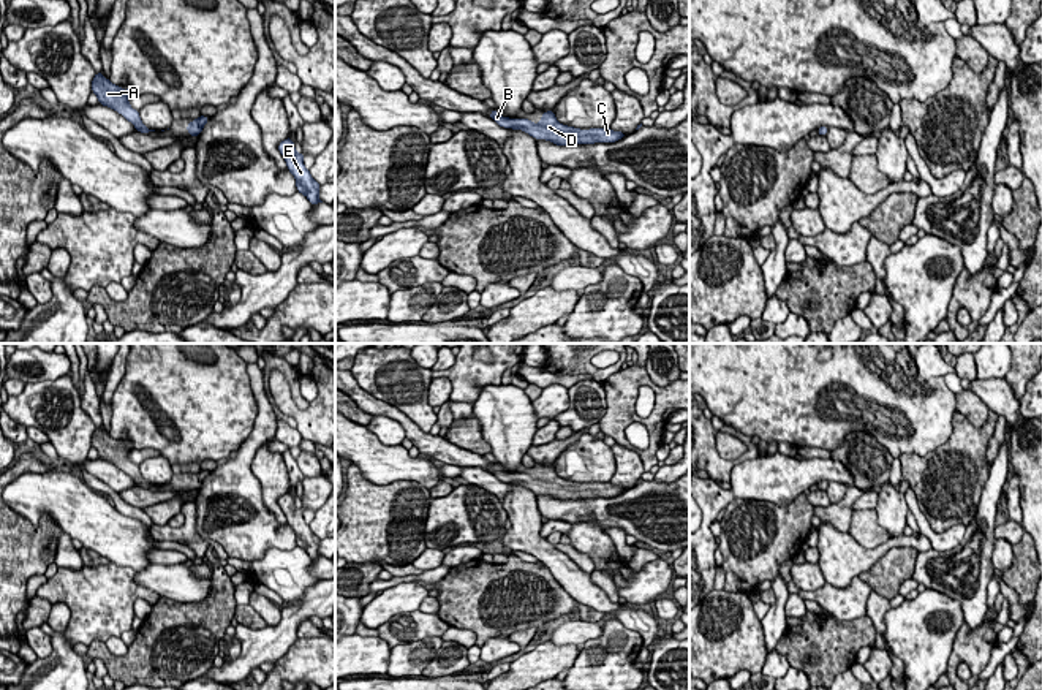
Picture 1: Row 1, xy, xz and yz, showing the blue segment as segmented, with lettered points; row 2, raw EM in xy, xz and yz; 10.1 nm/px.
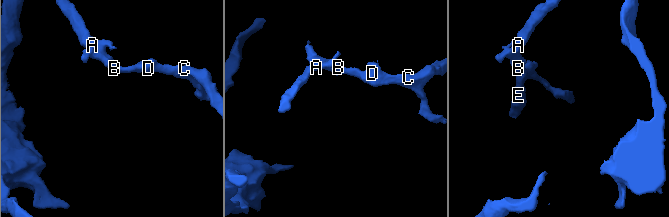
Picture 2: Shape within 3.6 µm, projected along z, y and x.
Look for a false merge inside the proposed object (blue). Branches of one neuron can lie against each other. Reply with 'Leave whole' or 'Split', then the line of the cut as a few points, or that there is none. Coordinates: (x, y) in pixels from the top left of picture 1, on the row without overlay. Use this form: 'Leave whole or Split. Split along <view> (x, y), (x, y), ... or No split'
Leave whole. No split

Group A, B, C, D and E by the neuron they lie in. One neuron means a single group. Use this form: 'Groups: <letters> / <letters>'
Groups: A B C D E

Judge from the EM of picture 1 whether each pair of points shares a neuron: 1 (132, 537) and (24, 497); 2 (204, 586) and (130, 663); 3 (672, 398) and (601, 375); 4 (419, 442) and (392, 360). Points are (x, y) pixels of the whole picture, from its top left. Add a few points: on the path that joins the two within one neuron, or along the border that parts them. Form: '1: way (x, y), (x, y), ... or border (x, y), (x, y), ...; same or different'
1: way (105, 530), (64, 497), (51, 497); same
2: border (212, 578), (212, 589), (201, 600), (160, 595); different
3: border (622, 369), (603, 383); different
4: border (381, 399), (396, 405), (429, 432); different

